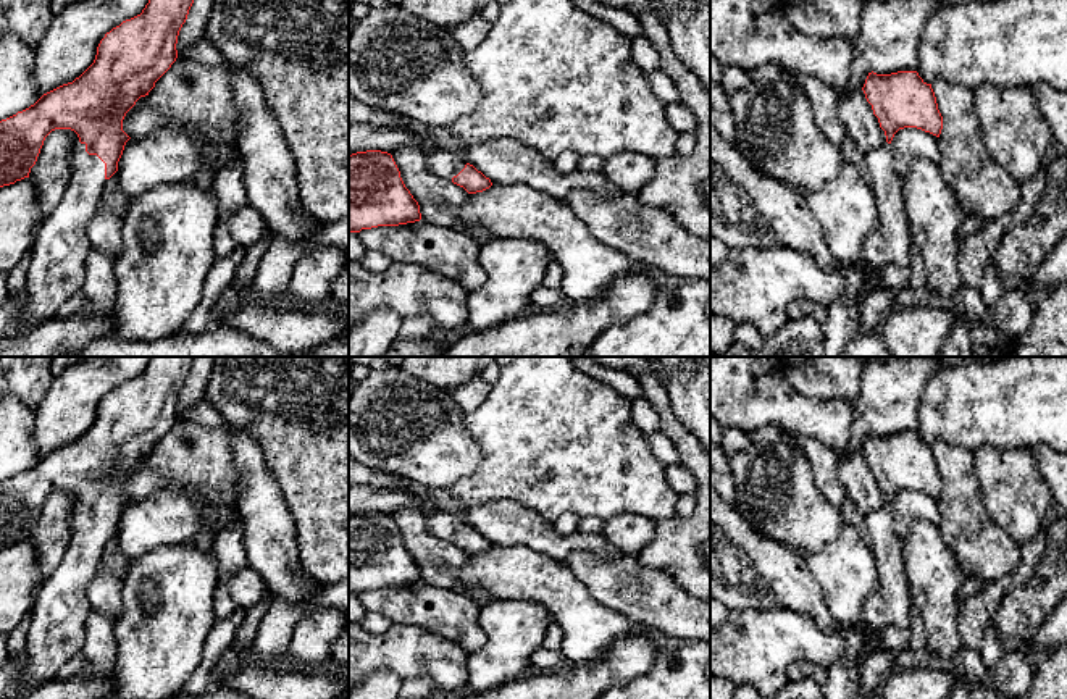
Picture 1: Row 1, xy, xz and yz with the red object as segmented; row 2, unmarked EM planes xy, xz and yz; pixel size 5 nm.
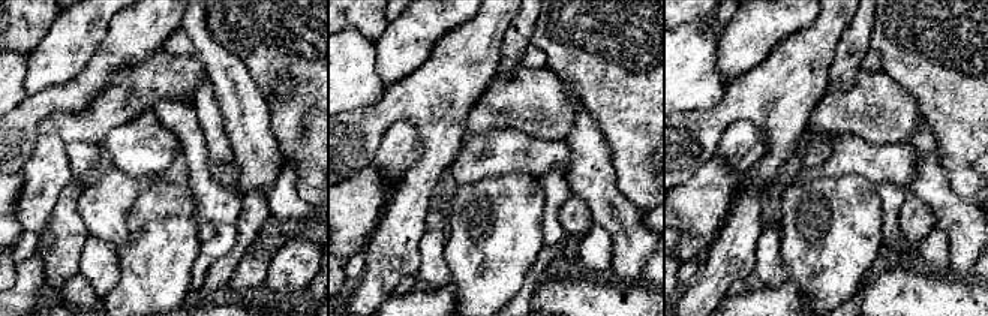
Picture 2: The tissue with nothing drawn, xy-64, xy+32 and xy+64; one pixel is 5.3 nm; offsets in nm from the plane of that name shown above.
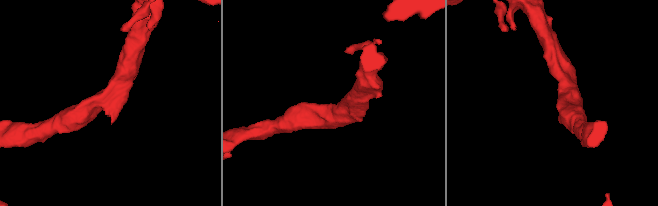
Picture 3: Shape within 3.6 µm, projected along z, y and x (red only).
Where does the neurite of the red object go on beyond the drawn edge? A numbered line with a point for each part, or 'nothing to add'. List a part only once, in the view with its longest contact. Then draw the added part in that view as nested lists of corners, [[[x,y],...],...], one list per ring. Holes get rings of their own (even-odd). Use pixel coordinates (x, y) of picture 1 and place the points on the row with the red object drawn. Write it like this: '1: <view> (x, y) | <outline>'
1: xy (60, 247) | [[[86,144],[73,153],[71,181],[56,208],[42,220],[31,250],[26,274],[26,300],[21,308],[16,333],[26,333],[56,316],[56,310],[74,294],[81,292],[86,271],[84,262],[92,250],[87,224],[100,207],[105,187],[105,163],[97,155],[86,152]]]

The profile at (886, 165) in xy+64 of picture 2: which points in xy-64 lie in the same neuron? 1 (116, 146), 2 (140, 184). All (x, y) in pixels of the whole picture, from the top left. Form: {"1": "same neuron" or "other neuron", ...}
{"1": "same neuron", "2": "other neuron"}

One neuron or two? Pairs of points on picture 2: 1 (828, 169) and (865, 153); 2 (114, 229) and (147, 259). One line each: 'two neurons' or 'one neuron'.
1: one neuron
2: two neurons

